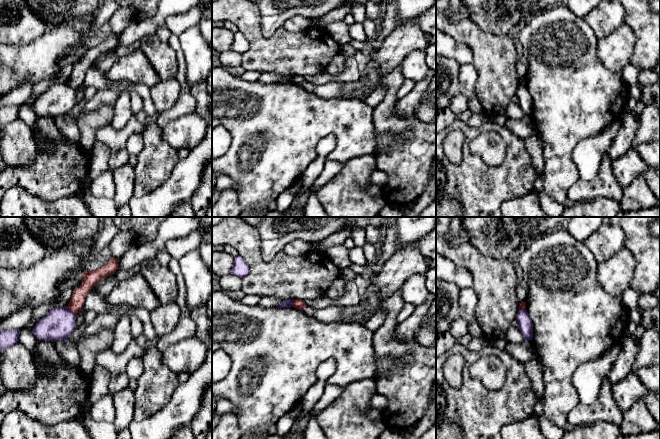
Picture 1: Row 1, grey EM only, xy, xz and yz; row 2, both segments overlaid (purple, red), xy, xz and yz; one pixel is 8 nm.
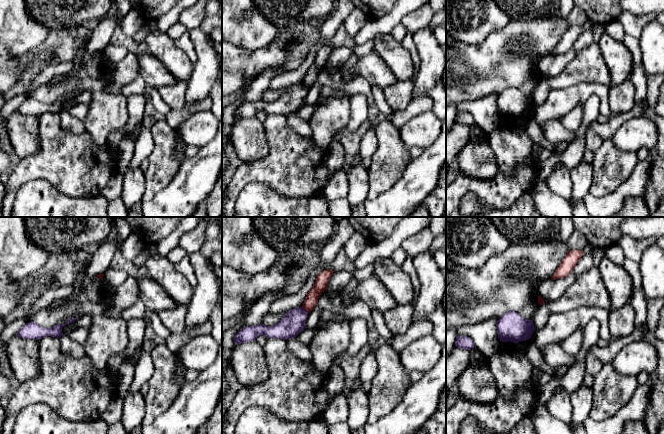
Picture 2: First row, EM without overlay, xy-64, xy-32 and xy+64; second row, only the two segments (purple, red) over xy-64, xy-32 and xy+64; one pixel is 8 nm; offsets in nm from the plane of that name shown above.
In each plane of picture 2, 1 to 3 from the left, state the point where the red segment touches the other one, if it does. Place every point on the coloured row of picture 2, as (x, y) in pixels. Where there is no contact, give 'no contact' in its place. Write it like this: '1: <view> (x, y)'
1: no contact
2: xy-32 (304, 309)
3: no contact

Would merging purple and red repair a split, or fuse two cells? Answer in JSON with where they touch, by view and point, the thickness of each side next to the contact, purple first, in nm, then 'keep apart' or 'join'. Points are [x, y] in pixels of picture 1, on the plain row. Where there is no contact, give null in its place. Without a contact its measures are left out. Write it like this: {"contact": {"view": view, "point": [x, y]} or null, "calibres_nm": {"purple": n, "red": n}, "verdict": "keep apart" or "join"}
{"contact": {"view": "xy", "point": [70, 86]}, "calibres_nm": {"purple": 260, "red": 120}, "verdict": "keep apart"}

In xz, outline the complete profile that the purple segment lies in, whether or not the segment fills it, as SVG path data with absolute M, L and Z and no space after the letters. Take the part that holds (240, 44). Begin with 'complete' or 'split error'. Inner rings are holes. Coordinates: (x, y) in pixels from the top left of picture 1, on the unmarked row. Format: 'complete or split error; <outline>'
complete; M239 31L234 33L234 40L231 45L231 50L240 54L244 54L249 50L249 42L246 37Z

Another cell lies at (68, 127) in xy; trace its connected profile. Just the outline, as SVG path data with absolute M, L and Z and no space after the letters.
M57 116L53 118L58 130L69 140L79 143L80 130L76 119L70 119L64 116Z

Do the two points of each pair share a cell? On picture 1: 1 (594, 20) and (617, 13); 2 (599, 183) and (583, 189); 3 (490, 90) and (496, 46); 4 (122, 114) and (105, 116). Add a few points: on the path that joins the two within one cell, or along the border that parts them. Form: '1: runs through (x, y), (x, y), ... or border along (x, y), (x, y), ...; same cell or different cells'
1: runs through (600, 19), (604, 19), (611, 14); same cell
2: runs through (595, 187), (587, 189); same cell
3: runs through (496, 79), (496, 57); same cell
4: border along (114, 106), (112, 120), (109, 124); different cells

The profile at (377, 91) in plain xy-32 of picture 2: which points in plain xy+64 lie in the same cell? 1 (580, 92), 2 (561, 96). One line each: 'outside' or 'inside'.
1: inside
2: inside

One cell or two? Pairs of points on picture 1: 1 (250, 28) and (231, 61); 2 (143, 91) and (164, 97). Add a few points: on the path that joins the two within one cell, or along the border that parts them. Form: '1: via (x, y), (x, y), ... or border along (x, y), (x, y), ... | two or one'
1: border along (242, 54), (240, 64) | two
2: border along (149, 87), (152, 104), (158, 112) | two

